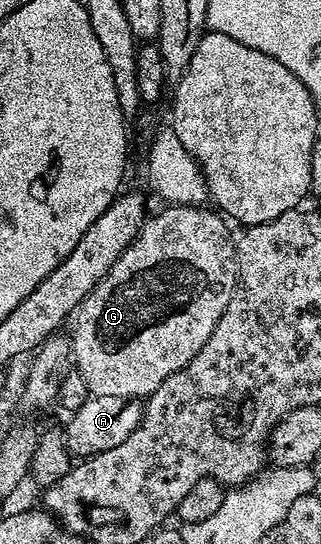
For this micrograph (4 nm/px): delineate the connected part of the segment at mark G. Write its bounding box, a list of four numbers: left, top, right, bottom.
[72,204,238,399]

